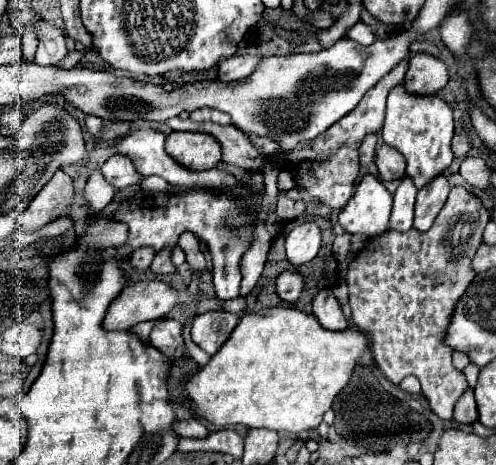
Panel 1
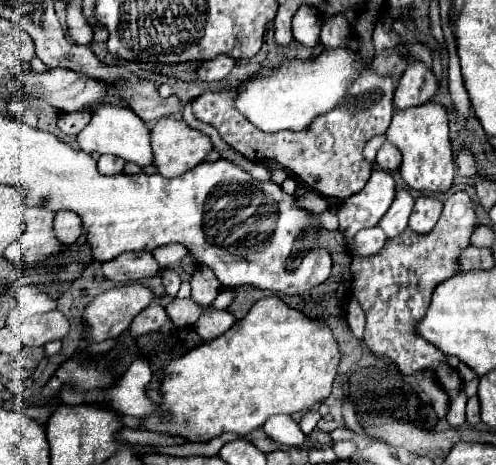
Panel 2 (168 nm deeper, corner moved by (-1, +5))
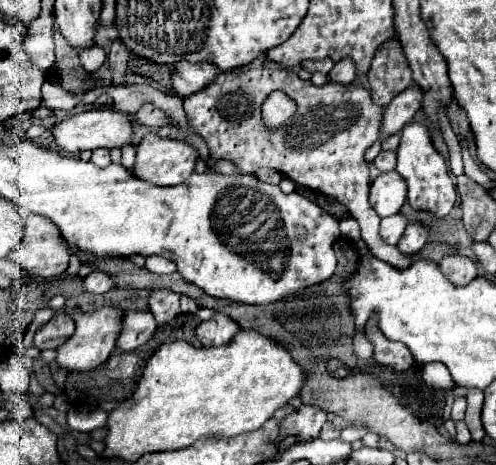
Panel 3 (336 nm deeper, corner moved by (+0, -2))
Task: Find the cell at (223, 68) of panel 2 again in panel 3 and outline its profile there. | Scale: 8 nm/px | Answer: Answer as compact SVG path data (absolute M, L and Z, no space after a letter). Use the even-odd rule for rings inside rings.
M174 64L172 70L172 94L186 98L194 92L198 92L202 86L210 84L214 80L214 76L218 74L218 68L214 68L214 64Z

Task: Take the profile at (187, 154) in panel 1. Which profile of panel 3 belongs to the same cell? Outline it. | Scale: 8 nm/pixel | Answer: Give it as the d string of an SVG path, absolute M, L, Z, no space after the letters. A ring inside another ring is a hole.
M148 132L142 142L136 146L136 160L134 160L134 170L130 170L134 176L138 176L140 180L152 182L156 186L176 186L180 182L184 182L192 172L194 172L194 164L196 164L196 150L182 140L172 140L172 138L160 138L154 132Z

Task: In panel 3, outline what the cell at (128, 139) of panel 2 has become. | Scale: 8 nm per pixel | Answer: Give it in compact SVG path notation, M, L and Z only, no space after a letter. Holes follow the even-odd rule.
M88 110L74 114L70 118L64 118L52 126L54 142L60 150L68 154L78 154L82 150L94 150L94 148L122 148L124 144L132 142L132 122L128 114L116 112L116 110Z

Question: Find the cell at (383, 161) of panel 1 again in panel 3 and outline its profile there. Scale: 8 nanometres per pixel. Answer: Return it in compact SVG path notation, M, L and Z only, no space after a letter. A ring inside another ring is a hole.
M382 150L376 160L374 160L374 166L380 170L380 172L390 172L396 168L396 152L386 152Z

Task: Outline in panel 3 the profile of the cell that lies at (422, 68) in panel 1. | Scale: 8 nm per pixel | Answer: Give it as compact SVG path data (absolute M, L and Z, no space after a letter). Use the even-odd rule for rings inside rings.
M418 86L406 88L406 92L400 92L384 108L384 114L382 114L382 136L398 134L412 120L412 116L420 110L420 106L422 106L422 90Z

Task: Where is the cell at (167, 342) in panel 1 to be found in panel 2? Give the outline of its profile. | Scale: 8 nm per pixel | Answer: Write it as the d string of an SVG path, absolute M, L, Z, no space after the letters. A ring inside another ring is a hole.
M151 303L149 307L145 307L131 323L131 333L133 335L145 335L145 333L153 333L153 331L159 331L165 323L169 323L169 317L167 317L167 311L157 305L157 303Z

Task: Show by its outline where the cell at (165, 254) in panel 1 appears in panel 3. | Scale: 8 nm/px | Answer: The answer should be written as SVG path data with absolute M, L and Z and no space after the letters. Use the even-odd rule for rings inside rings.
M152 290L148 308L158 324L166 324L180 314L180 296L170 290Z

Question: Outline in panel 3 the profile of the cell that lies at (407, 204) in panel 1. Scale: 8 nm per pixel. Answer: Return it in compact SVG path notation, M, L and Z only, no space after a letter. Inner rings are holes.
M402 212L394 214L394 216L388 216L388 218L382 218L382 224L380 224L380 238L386 242L386 244L392 244L396 246L398 240L402 238L402 232L406 228L408 220Z

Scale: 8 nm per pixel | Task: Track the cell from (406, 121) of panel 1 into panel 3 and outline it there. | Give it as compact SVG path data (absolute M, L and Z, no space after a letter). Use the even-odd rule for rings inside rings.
M420 122L408 124L402 130L396 170L408 184L408 204L414 210L426 210L436 218L444 218L454 208L454 202L456 202L454 182L448 176L446 162L444 162L442 154L432 146L428 128L424 124L420 124Z

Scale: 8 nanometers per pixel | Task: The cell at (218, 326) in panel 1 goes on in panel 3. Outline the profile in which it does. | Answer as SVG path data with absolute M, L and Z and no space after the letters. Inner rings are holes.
M214 314L210 320L200 322L196 328L196 336L200 338L202 346L224 346L228 344L240 326L226 314Z

